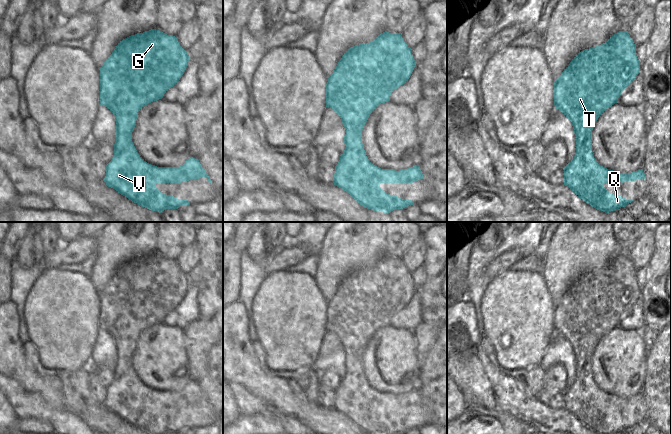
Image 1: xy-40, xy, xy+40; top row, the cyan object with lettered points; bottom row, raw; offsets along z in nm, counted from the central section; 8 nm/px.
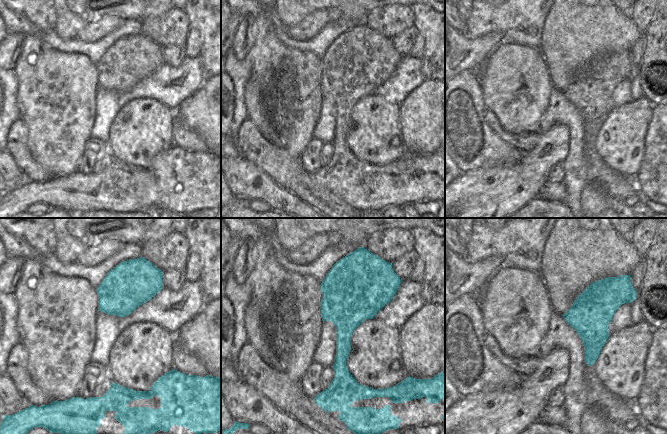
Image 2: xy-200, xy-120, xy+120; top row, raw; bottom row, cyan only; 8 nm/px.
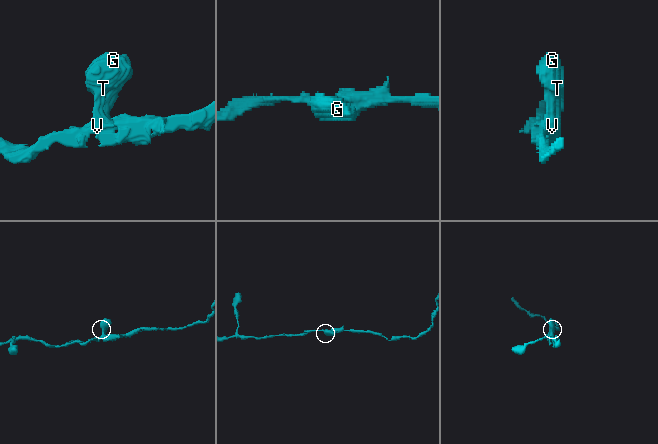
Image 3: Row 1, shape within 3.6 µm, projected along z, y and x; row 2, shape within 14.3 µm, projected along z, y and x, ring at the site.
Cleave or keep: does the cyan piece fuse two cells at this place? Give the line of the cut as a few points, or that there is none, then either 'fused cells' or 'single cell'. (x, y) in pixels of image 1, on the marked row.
no cut; single cell

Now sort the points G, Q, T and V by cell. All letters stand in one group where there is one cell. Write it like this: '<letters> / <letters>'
G Q T V

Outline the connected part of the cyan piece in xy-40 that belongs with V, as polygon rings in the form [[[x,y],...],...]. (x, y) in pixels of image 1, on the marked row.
[[[151,29],[120,41],[100,68],[100,105],[107,107],[116,118],[114,156],[106,165],[104,182],[132,202],[159,213],[165,209],[190,205],[190,202],[161,193],[156,188],[157,183],[181,183],[201,177],[212,183],[198,159],[190,157],[179,167],[157,167],[147,163],[132,142],[138,112],[145,105],[162,99],[164,94],[178,83],[189,60],[188,51],[180,46],[175,36]]]

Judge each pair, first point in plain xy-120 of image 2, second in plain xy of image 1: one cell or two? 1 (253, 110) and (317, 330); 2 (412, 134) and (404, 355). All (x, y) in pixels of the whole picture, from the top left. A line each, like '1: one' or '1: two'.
1: one
2: two

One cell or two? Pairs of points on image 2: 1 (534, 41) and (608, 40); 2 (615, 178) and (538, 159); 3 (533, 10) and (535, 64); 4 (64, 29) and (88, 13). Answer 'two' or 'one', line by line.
1: two
2: two
3: two
4: one

